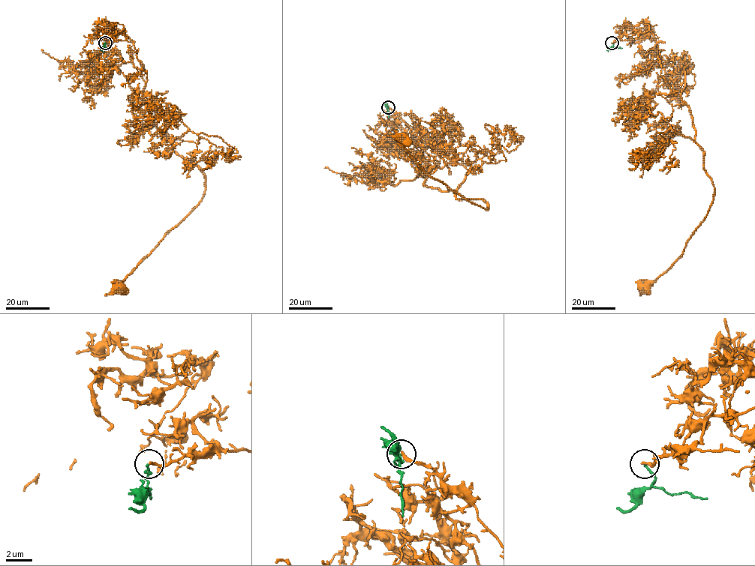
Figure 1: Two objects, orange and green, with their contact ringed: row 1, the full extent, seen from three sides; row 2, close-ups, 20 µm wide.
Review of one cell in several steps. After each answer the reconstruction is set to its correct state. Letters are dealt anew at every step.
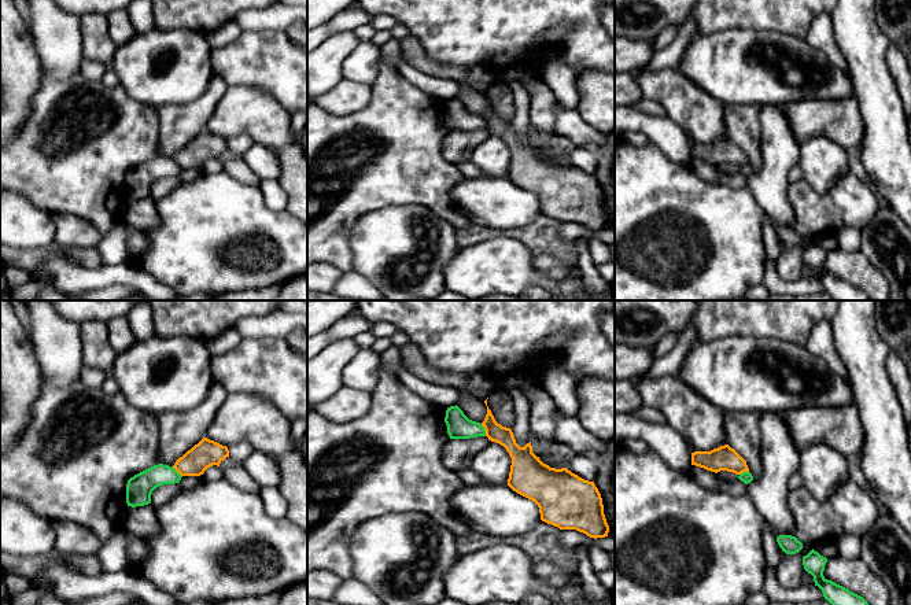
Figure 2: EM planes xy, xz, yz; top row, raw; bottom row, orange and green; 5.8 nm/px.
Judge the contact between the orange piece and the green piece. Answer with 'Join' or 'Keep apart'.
Keep apart

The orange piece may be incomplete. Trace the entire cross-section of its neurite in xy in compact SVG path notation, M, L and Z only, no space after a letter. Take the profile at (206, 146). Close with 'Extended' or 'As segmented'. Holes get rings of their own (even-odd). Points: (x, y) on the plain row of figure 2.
M203 130L198 137L180 150L173 161L181 169L200 169L213 158L220 156L229 150L229 143L214 133Z. As segmented

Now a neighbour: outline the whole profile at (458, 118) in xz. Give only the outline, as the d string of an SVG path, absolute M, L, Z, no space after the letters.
M457 97L447 100L445 115L450 132L486 129L484 119L480 115L469 112Z

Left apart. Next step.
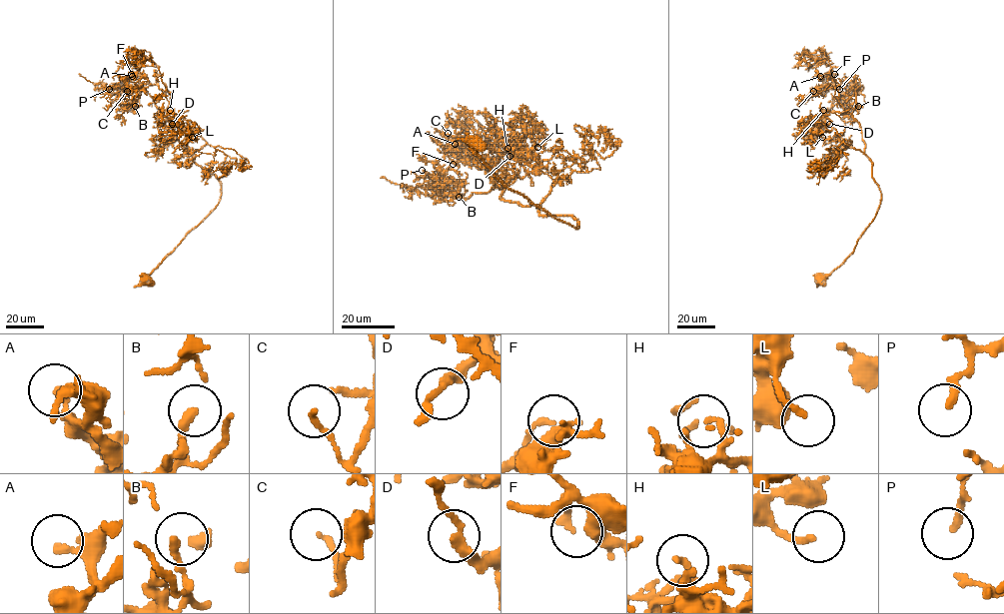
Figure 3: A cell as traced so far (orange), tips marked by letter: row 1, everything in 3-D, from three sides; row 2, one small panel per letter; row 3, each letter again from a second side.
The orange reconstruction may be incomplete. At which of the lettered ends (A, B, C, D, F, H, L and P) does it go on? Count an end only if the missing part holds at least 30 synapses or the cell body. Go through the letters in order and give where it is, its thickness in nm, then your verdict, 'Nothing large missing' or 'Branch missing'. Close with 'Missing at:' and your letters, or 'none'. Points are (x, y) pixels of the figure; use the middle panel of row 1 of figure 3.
A: Place: (455, 144). Thickness 300 nm. Branch missing
B: Place: (459, 197). Thickness 180 nm. Nothing large missing
C: Place: (448, 133). Thickness 150 nm. Nothing large missing
D: Place: (509, 156). Thickness 220 nm. Branch missing
F: Place: (453, 164). Thickness 190 nm. Nothing large missing
H: Place: (507, 148). Thickness 150 nm. Nothing large missing
L: Place: (537, 147). Thickness 150 nm. Nothing large missing
P: Place: (422, 170). Thickness 140 nm. Nothing large missing
Missing at: A, D

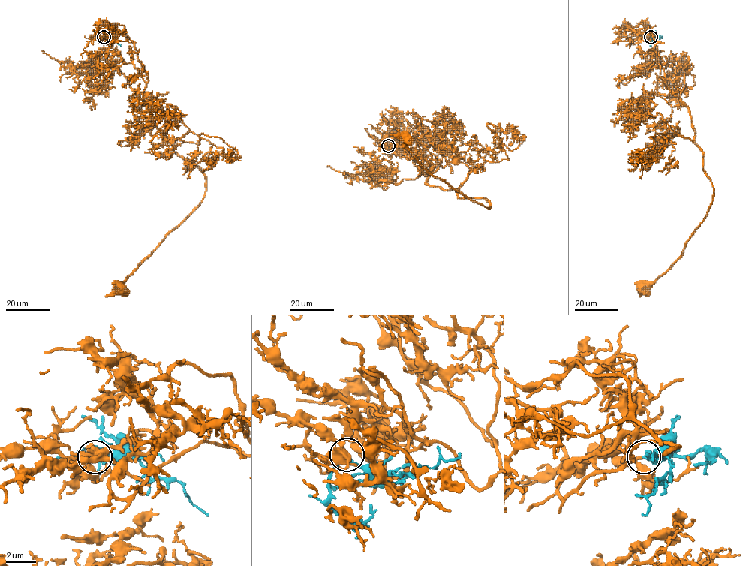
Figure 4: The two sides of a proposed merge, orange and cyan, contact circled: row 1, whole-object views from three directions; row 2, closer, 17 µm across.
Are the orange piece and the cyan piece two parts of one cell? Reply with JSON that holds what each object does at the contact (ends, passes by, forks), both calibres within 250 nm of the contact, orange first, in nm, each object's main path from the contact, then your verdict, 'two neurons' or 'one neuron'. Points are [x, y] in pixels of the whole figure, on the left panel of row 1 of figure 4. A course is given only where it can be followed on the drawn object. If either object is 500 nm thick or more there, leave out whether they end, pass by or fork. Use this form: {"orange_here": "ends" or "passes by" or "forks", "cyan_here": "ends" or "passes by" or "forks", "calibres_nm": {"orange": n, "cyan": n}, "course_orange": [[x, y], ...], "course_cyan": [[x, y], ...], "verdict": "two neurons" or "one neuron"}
{"orange_here": "forks", "cyan_here": "passes by", "calibres_nm": {"orange": 190, "cyan": 240}, "course_orange": [[103, 37], [124, 35], [133, 44], [148, 80], [141, 110], [206, 179], [200, 203], [121, 289]], "course_cyan": [[103, 37], [111, 37], [120, 45]], "verdict": "one neuron"}

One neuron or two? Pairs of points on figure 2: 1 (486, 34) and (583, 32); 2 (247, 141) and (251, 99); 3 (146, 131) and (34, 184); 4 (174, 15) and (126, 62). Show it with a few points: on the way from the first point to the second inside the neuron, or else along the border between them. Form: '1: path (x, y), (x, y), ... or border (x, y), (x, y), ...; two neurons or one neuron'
1: path (512, 14), (564, 14); one neuron
2: border (228, 139), (236, 135), (247, 135), (255, 143); two neurons
3: path (118, 133), (106, 133), (62, 161); one neuron
4: border (155, 26), (161, 29), (194, 29); two neurons

